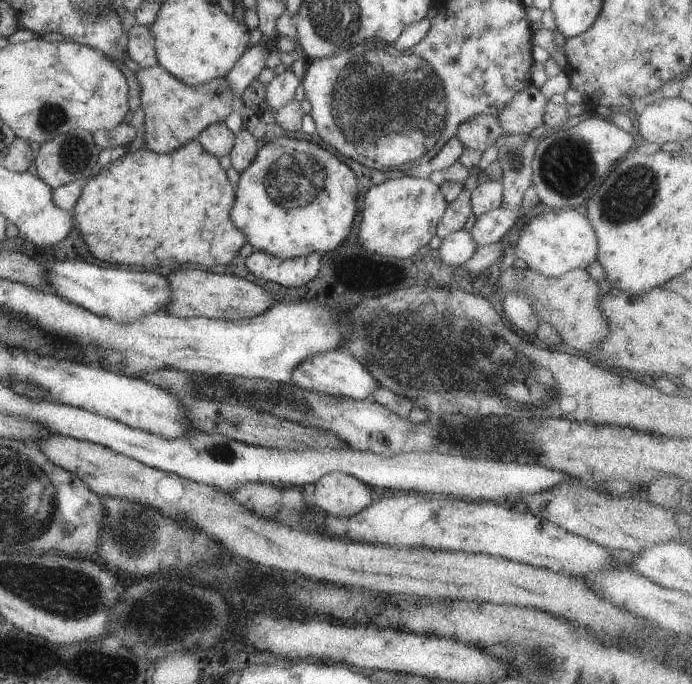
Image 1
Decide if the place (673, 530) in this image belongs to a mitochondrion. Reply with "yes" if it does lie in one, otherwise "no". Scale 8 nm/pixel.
no

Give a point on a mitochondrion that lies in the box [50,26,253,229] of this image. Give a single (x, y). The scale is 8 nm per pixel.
(75, 154)

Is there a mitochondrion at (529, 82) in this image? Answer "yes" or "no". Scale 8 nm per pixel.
no

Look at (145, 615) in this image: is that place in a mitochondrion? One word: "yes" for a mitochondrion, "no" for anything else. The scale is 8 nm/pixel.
yes

